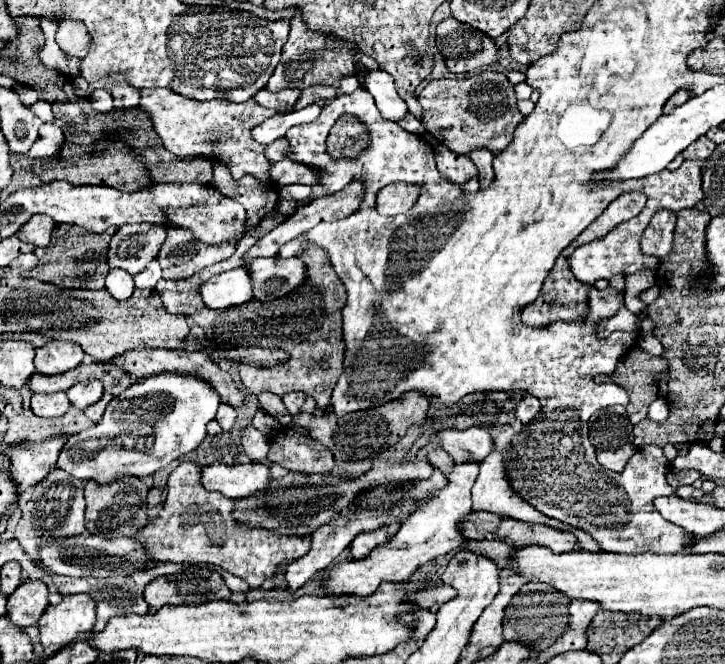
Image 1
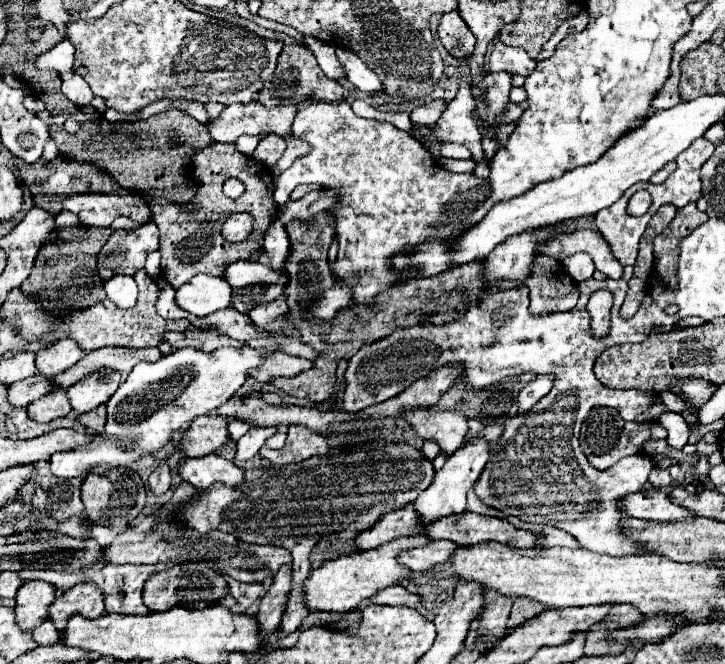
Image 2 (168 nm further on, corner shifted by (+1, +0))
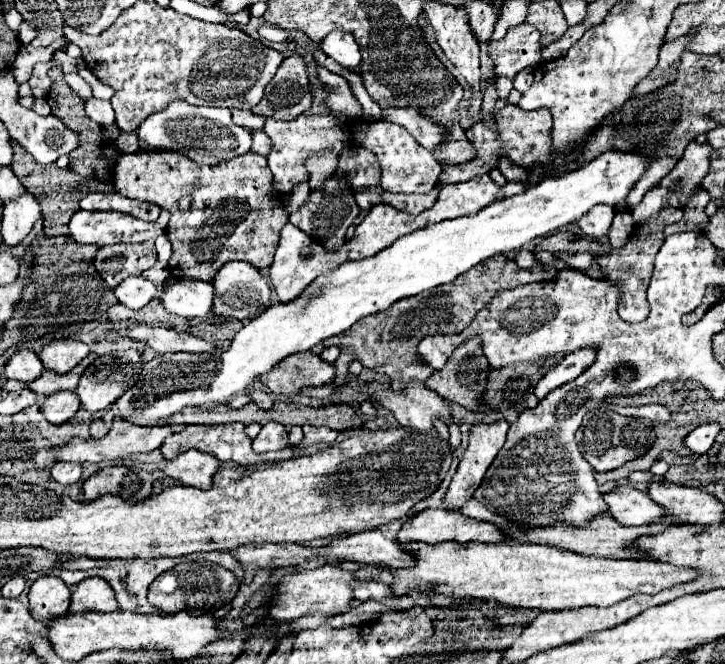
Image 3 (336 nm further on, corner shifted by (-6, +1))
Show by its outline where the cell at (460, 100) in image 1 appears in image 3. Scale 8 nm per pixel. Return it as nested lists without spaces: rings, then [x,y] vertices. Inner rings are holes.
[[[521,23],[511,27],[501,41],[491,41],[487,51],[493,59],[497,75],[513,79],[521,69],[541,61],[539,31],[529,23]]]

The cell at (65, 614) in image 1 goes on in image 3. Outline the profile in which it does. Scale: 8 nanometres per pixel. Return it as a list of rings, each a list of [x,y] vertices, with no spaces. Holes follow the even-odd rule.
[[[89,577],[75,585],[69,613],[83,611],[117,611],[119,605],[115,601],[113,587],[101,577]]]

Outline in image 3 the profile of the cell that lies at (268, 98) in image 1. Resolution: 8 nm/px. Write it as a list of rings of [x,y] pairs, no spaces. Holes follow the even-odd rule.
[[[299,115],[295,121],[275,121],[267,119],[263,127],[273,143],[269,153],[269,169],[273,171],[273,195],[289,195],[299,183],[309,181],[309,173],[305,169],[305,159],[309,153],[323,151],[323,149],[335,149],[335,153],[341,153],[349,141],[349,131],[343,121],[339,121],[335,115]]]

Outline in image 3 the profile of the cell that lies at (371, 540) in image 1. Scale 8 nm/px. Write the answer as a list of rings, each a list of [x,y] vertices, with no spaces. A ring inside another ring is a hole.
[[[427,509],[413,519],[409,519],[397,533],[399,541],[423,541],[423,543],[441,543],[441,541],[483,541],[499,543],[505,535],[491,523],[475,521],[463,517],[459,511],[447,509]]]

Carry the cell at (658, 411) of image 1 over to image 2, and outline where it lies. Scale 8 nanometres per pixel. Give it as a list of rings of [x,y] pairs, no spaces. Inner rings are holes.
[[[664,412],[658,418],[658,424],[668,430],[668,442],[672,448],[682,448],[688,442],[688,424],[676,412]]]

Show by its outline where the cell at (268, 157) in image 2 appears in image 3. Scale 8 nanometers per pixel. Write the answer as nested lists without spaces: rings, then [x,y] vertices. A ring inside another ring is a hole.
[[[253,129],[251,135],[253,135],[253,145],[251,145],[251,149],[253,149],[255,153],[267,157],[267,155],[269,155],[269,149],[271,149],[271,141],[267,139],[267,133],[265,133],[263,129]]]

